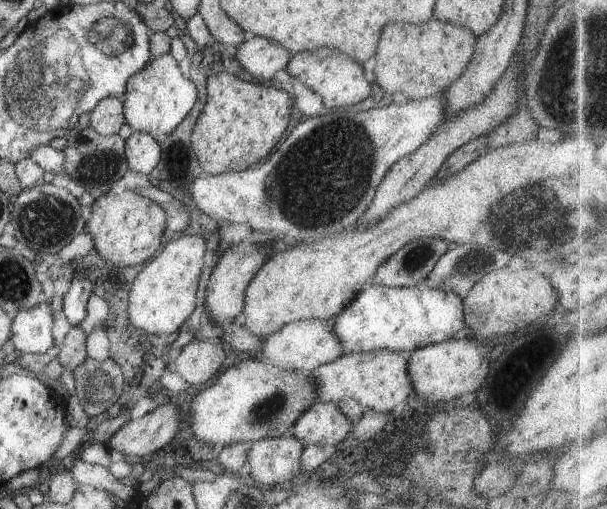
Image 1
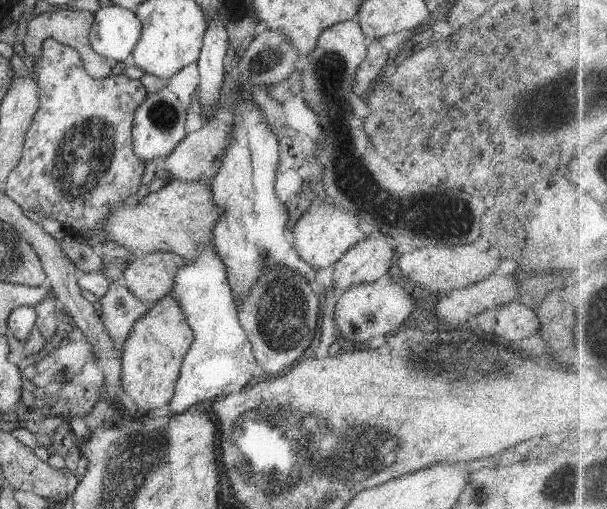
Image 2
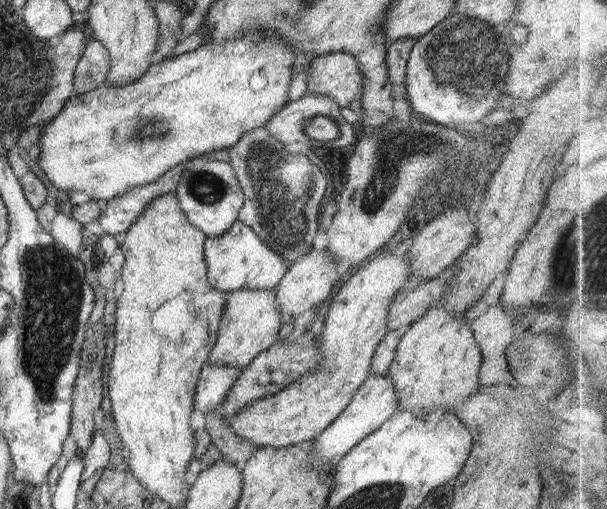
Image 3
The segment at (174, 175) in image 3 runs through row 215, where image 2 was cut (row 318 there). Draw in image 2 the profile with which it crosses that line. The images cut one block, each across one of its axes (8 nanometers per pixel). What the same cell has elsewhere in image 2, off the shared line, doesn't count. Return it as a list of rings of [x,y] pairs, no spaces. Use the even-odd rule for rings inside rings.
[[[111,277],[110,288],[99,299],[99,303],[100,320],[114,342],[120,338],[125,340],[136,321],[140,320],[155,304],[155,302],[138,300],[126,286]]]

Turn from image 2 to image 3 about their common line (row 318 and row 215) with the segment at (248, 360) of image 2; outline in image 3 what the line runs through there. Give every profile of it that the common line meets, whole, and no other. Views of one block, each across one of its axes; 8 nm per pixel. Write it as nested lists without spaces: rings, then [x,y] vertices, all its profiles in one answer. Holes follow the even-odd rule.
[[[194,157],[188,160],[174,190],[178,204],[188,220],[207,237],[222,236],[237,220],[245,196],[238,184],[234,167],[229,162]]]

